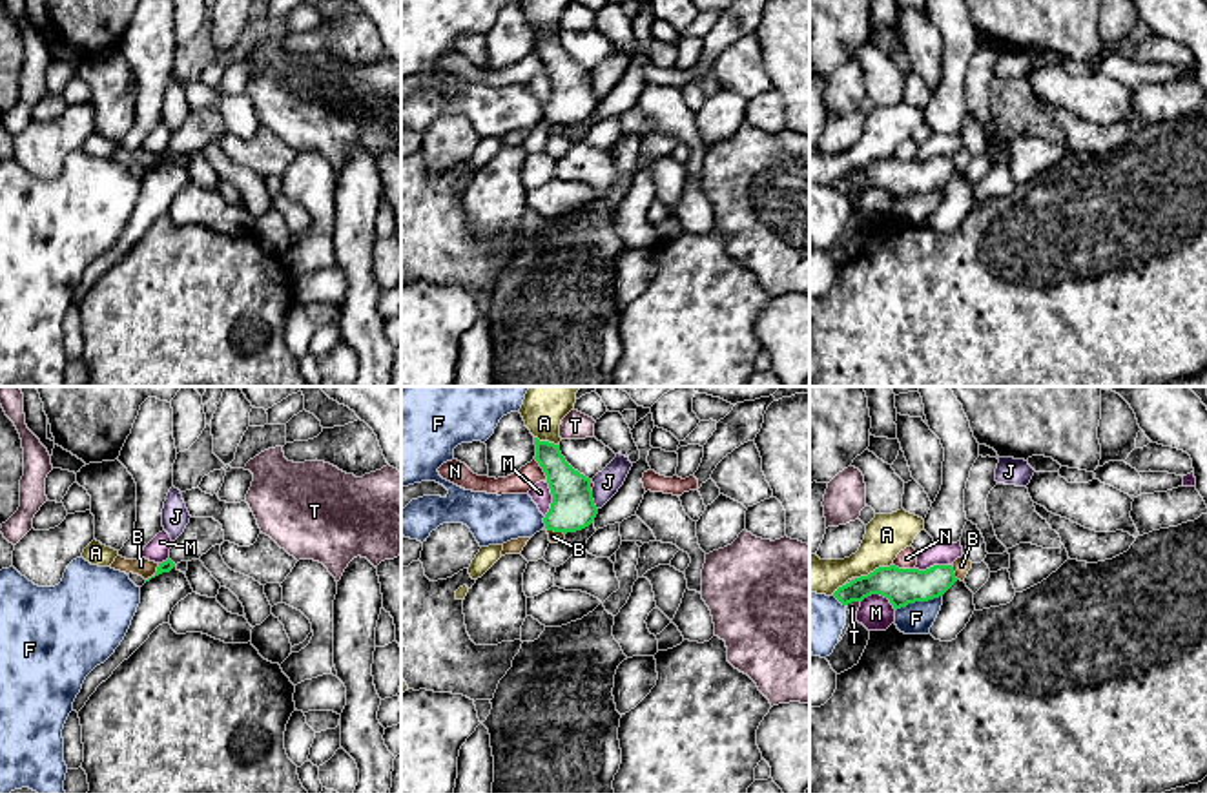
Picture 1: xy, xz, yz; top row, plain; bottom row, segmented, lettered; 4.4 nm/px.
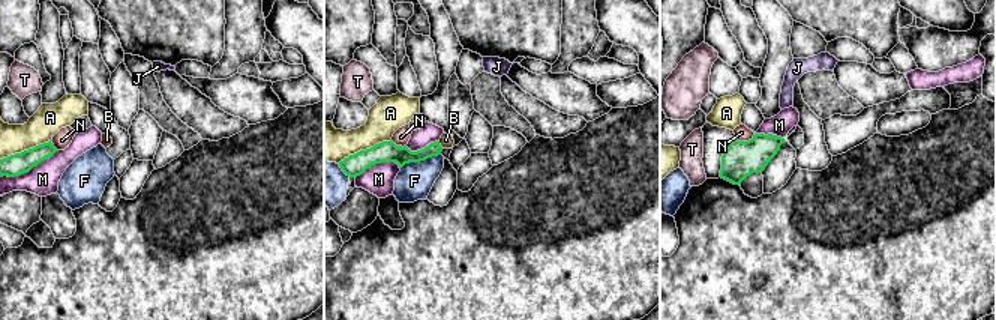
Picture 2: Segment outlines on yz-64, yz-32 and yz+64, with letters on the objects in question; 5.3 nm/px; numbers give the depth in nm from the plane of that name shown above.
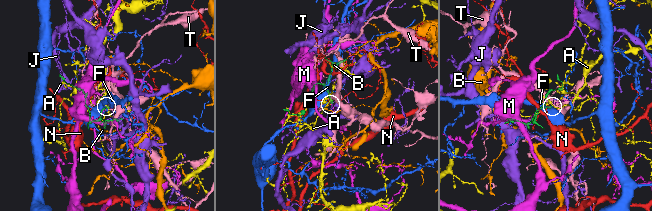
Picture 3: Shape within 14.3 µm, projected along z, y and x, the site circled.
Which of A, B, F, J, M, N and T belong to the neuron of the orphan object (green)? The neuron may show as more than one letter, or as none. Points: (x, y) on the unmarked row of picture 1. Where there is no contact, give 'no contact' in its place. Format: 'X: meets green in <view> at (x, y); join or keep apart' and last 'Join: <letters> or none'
A: meets green in yz at (876, 161); keep apart
B: meets green in xy at (155, 164); keep apart
F: meets green in yz at (918, 192); keep apart
J: meets green in xz at (593, 92); keep apart
M: meets green in yz at (879, 185); keep apart
N: meets green in xz at (544, 62); keep apart
T: meets green in yz at (852, 192); keep apart
Join: none

